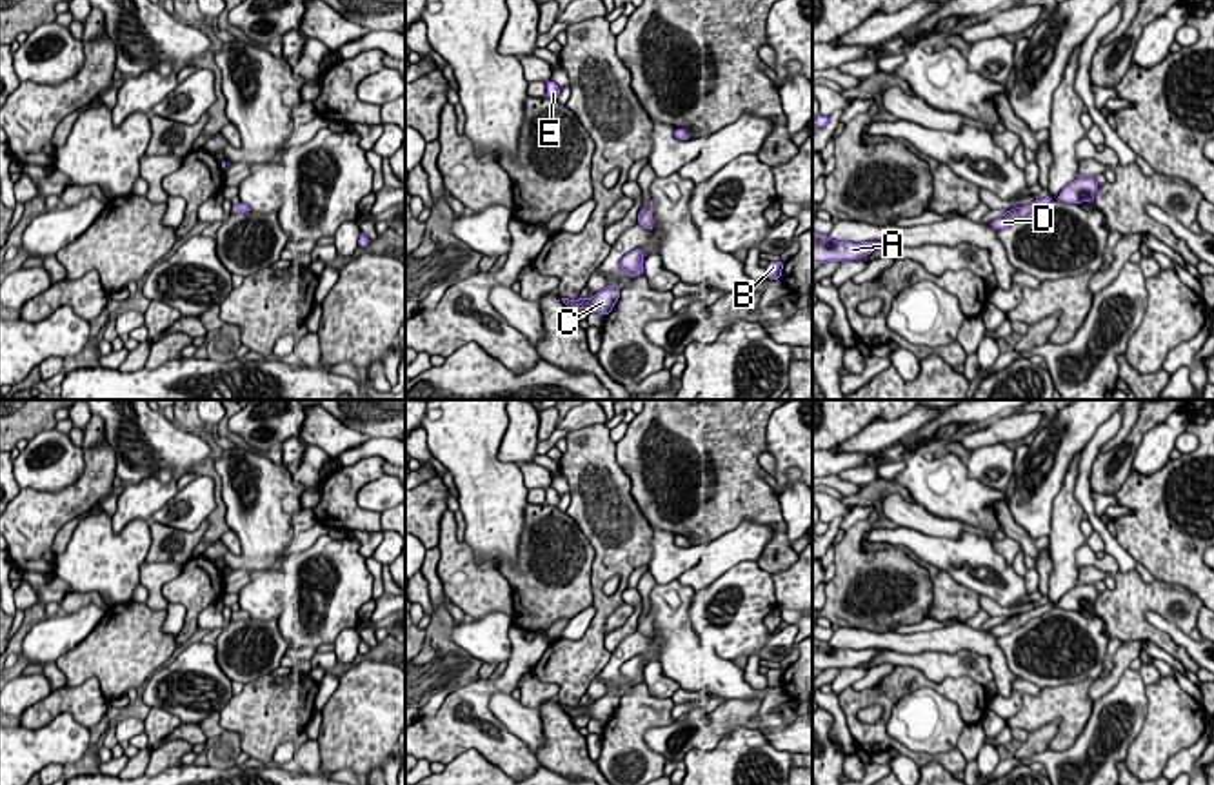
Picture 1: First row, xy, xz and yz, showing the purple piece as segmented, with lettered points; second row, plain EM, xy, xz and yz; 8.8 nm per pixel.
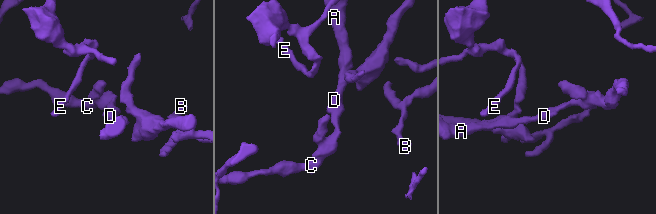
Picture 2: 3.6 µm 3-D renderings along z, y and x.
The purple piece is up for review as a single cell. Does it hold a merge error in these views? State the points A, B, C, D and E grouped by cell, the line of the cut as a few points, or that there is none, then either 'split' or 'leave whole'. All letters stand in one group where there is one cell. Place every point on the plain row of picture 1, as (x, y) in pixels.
groups A B C D E; cut none; leave whole

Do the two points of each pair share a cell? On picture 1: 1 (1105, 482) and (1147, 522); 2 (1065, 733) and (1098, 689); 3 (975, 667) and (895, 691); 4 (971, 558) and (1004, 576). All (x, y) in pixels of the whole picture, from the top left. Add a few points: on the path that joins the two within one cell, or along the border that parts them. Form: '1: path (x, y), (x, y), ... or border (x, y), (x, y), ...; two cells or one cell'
1: border (1131, 469), (1127, 478), (1111, 495); two cells
2: border (1096, 680), (1089, 691), (1093, 704); two cells
3: border (896, 665), (918, 667), (936, 682), (975, 680); two cells
4: path (978, 566), (987, 573), (996, 573); one cell

